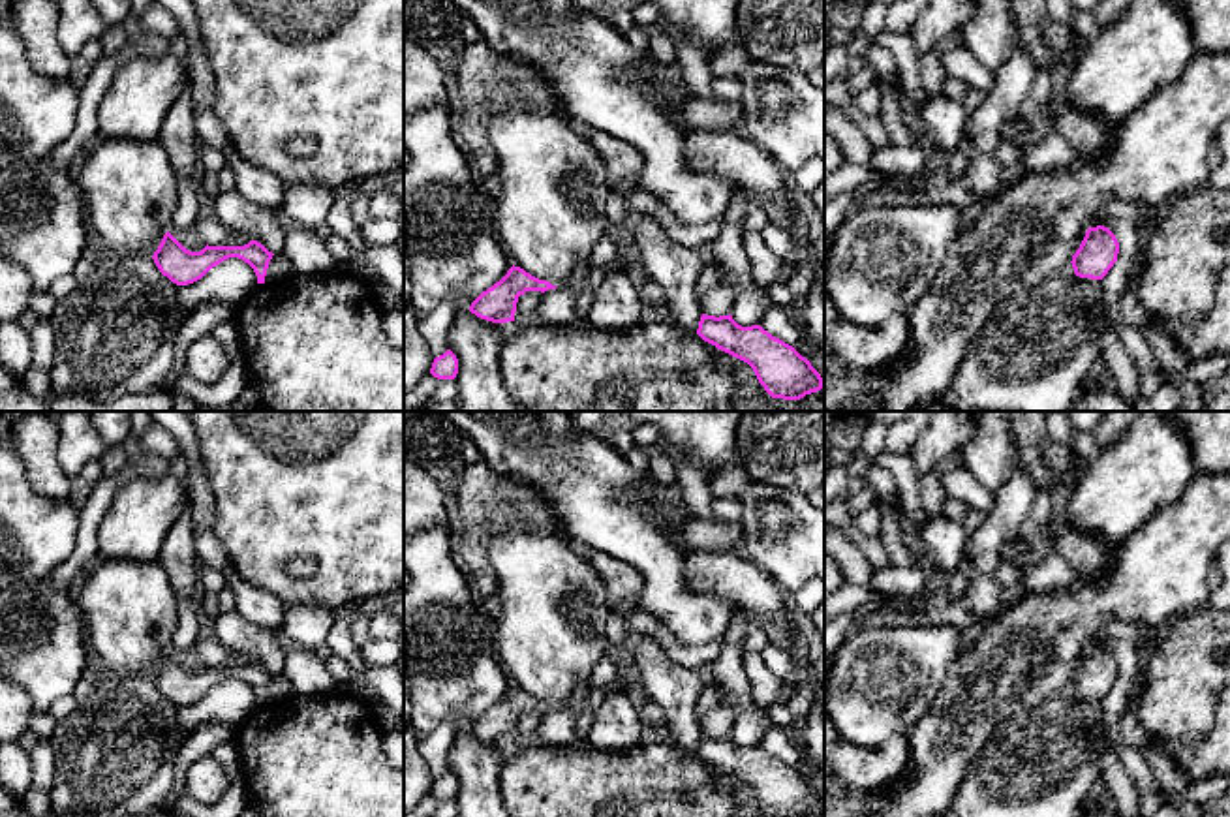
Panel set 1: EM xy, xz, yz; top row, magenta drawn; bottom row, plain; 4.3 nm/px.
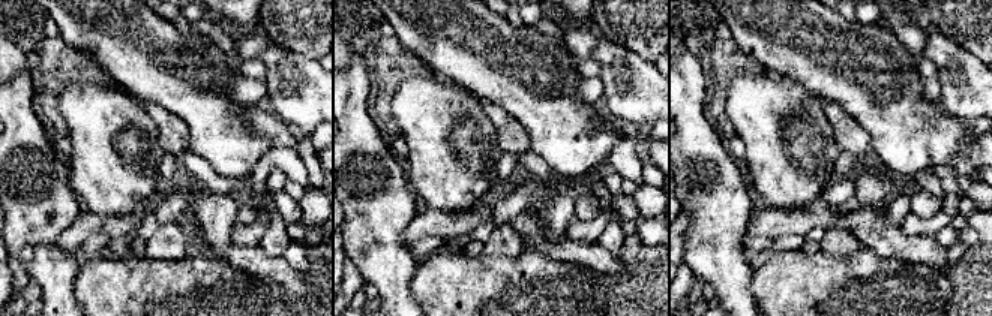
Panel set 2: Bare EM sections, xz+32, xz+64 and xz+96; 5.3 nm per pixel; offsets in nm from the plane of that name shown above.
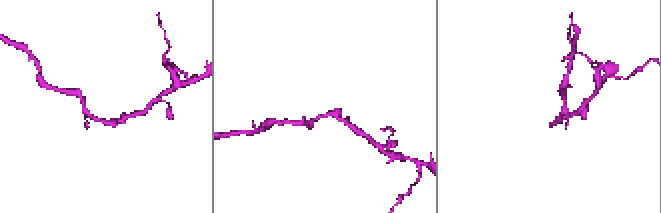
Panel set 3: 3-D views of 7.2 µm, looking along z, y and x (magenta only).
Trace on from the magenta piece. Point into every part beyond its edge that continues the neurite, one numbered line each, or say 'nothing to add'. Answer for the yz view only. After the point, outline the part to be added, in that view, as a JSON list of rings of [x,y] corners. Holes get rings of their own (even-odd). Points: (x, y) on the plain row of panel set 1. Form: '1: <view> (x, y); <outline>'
nothing to add

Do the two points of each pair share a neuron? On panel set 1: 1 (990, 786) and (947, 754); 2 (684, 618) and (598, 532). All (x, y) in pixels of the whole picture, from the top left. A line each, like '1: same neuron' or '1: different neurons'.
1: different neurons
2: same neuron

